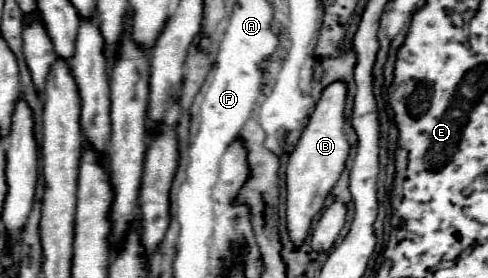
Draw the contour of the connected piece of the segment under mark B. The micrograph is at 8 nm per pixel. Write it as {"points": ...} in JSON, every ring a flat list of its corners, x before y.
{"points":[[338,80,328,84,322,90,322,96,308,118,308,126,304,128,300,142,296,144,294,152,288,158,286,168,286,222,290,230,290,238,300,246,310,230,312,218,324,208,324,200,330,194,330,190,336,186,348,152,350,144,344,134,344,106,346,106,346,82]]}

